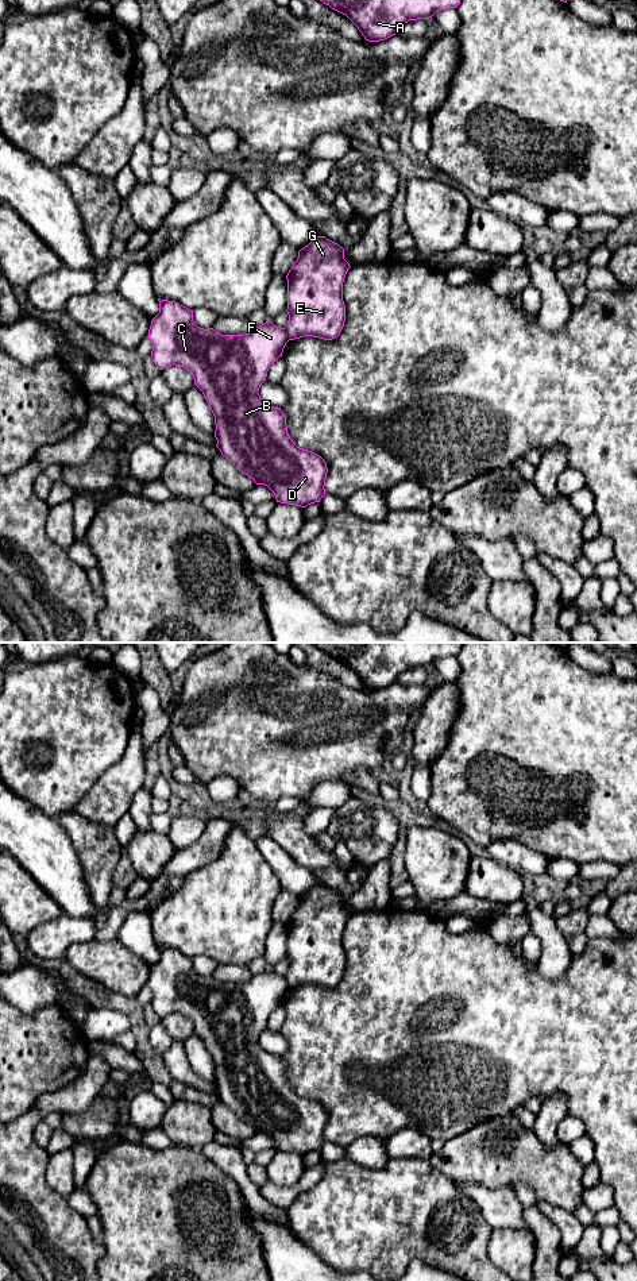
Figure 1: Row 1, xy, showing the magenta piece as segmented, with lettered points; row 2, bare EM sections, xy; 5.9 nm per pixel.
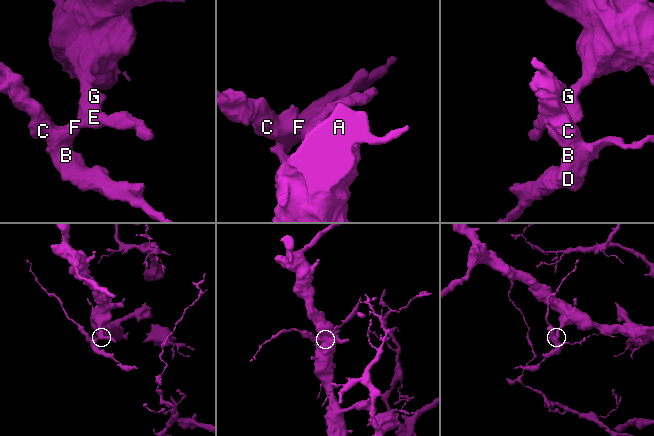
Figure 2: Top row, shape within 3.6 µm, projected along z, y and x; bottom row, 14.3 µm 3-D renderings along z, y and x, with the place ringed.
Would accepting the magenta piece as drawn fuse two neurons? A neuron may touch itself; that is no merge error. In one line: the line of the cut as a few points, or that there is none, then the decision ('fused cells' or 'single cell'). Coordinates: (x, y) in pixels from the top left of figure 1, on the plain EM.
xy (284, 976), (289, 987) | fused cells

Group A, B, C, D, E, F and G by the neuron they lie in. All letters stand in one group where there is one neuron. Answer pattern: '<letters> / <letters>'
A E G / B C D F

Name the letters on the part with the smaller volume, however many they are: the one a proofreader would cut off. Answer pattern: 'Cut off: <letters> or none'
Cut off: B, C, D, F

